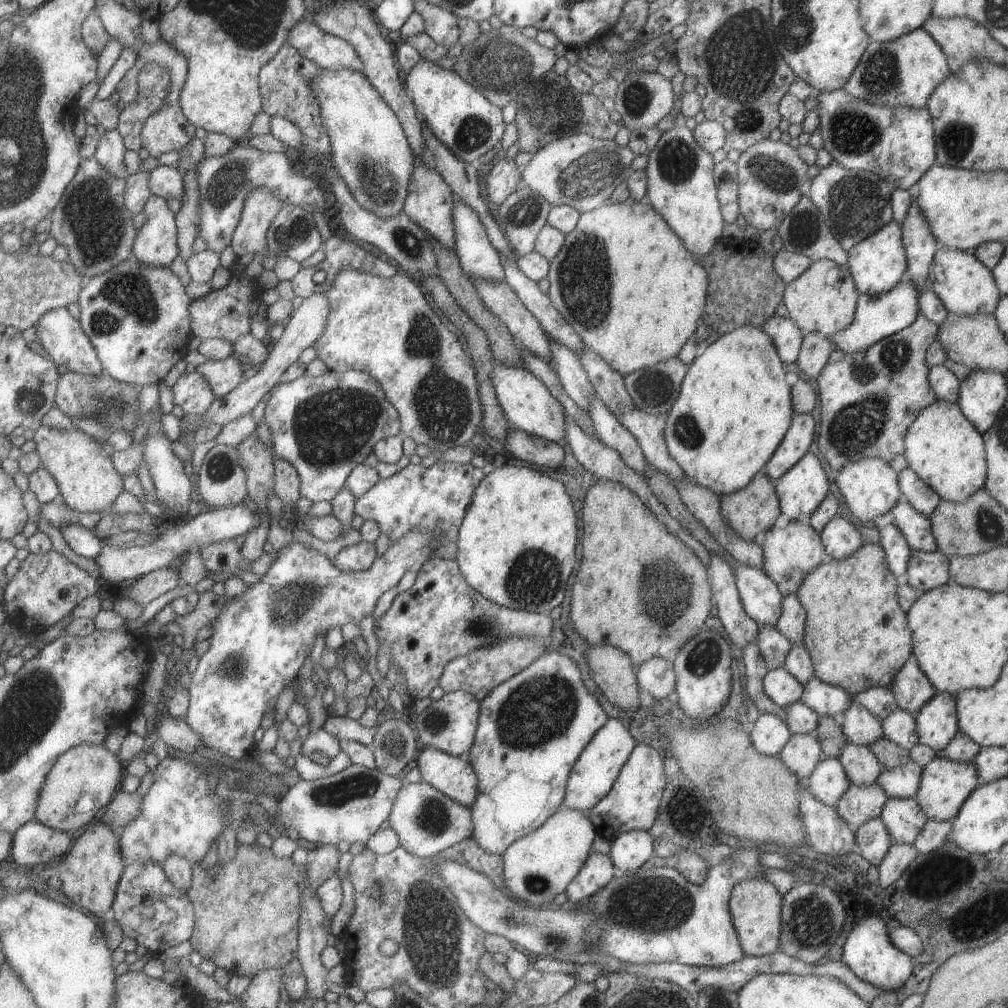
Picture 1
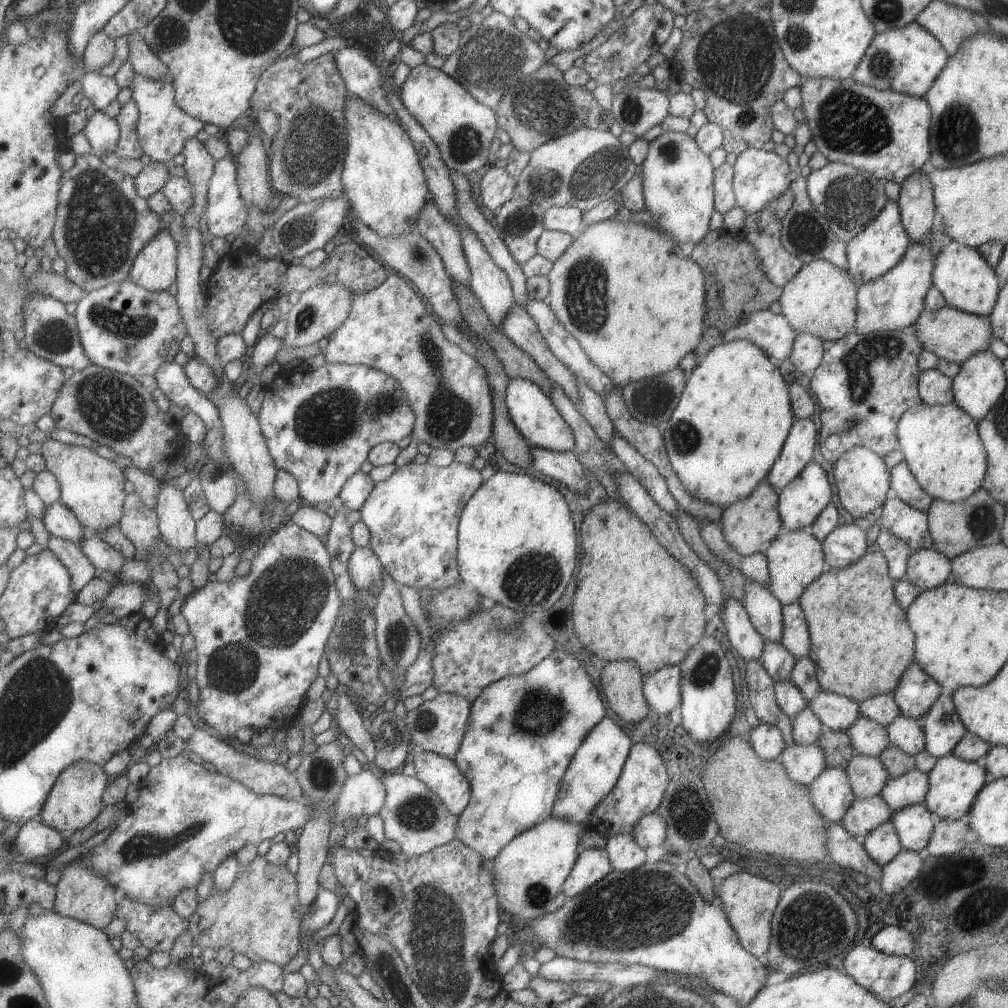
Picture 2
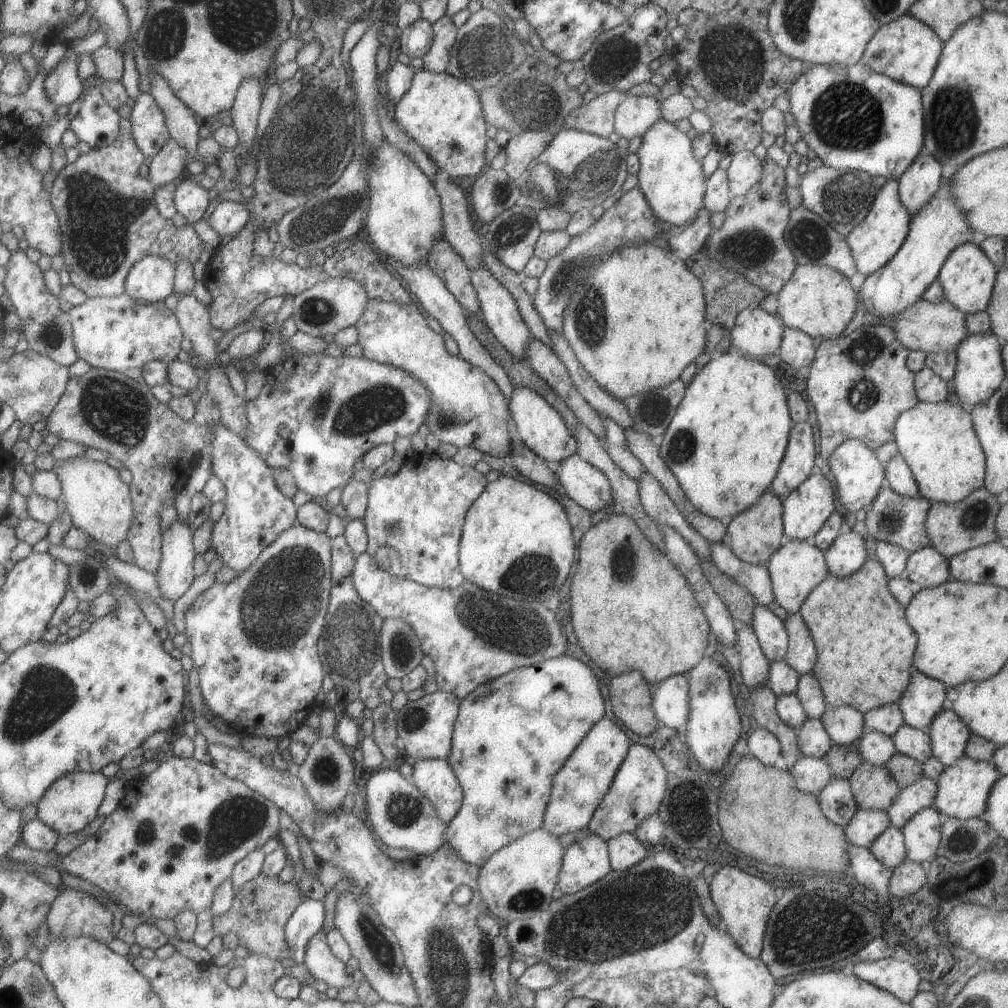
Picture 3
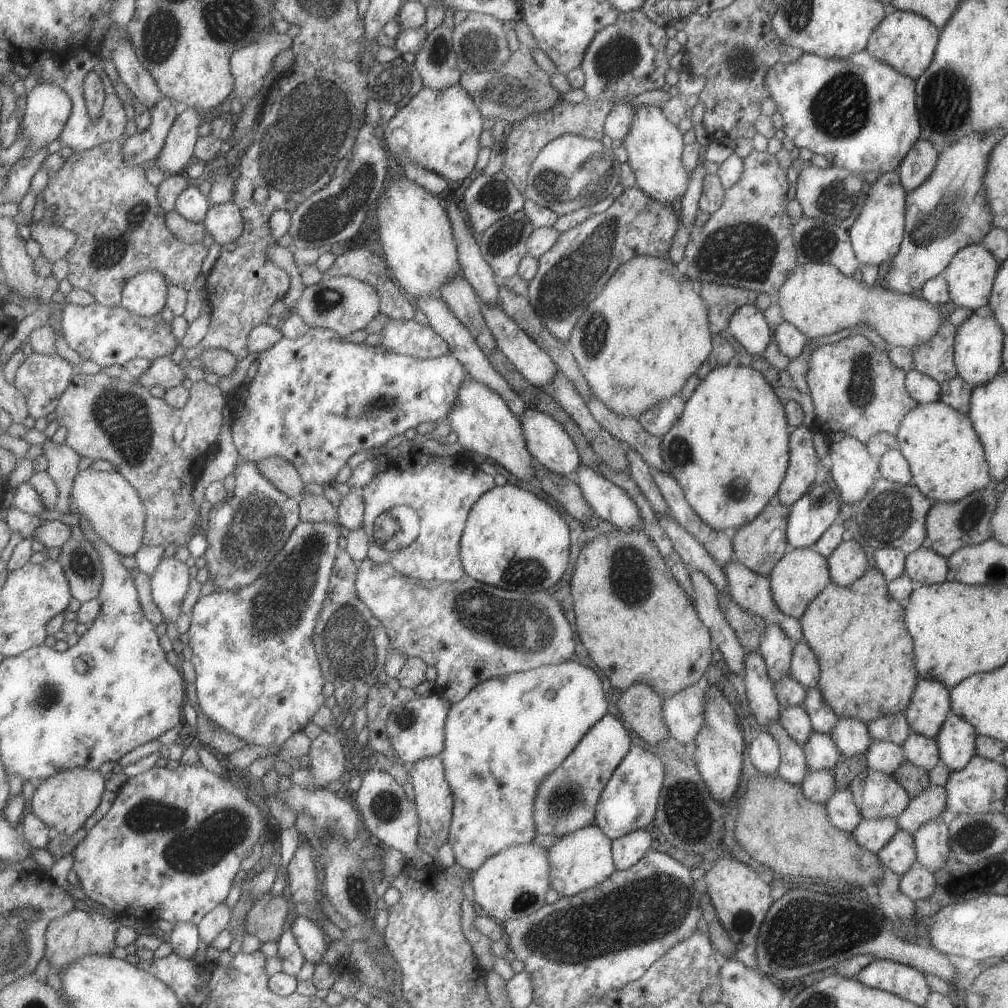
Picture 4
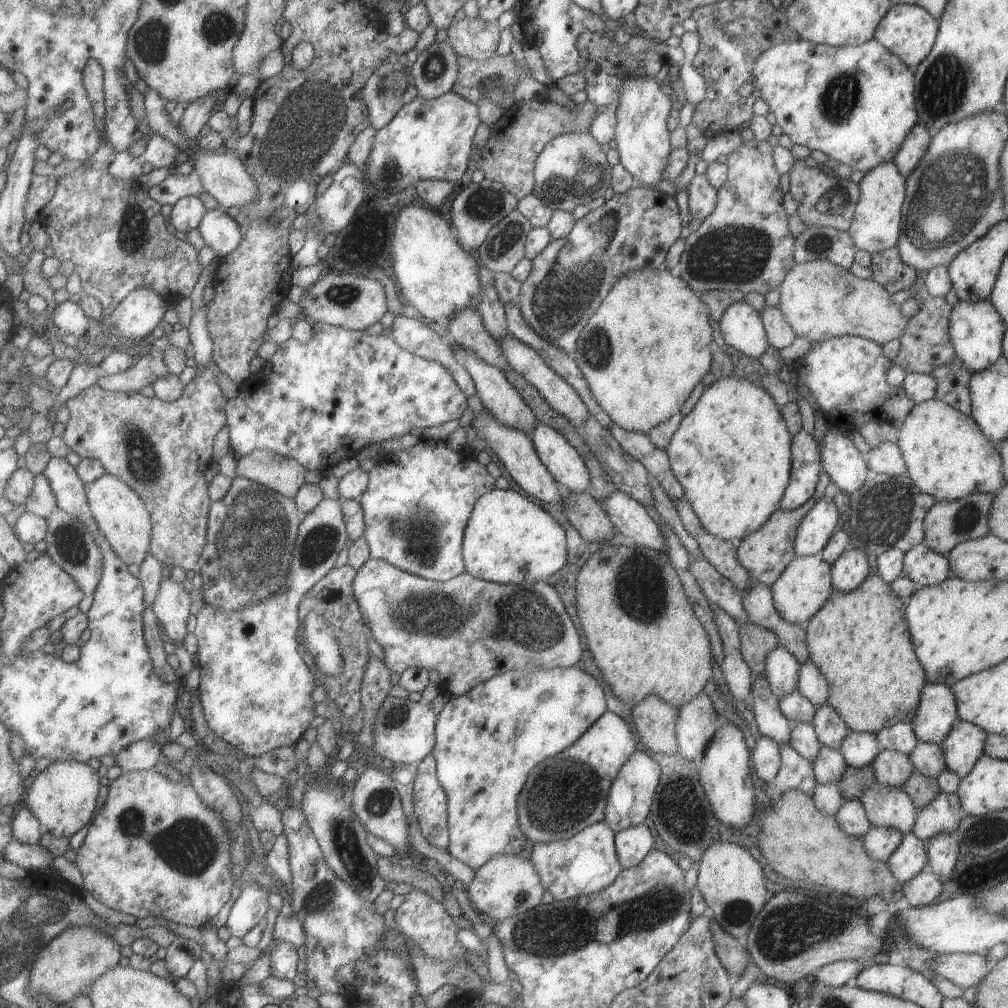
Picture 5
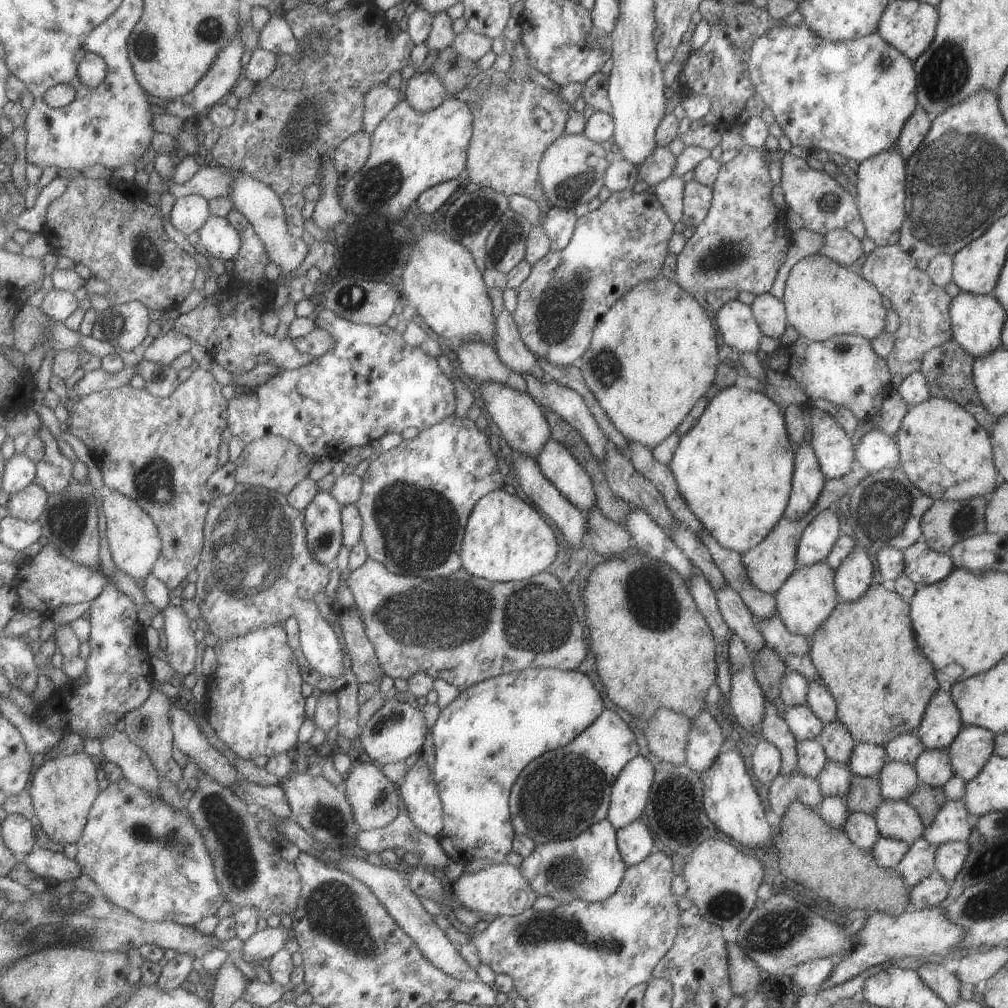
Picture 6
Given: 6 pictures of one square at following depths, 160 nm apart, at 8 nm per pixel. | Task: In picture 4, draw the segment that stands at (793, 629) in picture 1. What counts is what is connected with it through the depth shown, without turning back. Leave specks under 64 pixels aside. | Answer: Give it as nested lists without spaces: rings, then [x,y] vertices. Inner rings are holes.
[[[803,639],[794,643],[792,657],[790,658],[789,676],[808,689],[817,688],[819,673],[815,655],[811,652],[806,640]]]

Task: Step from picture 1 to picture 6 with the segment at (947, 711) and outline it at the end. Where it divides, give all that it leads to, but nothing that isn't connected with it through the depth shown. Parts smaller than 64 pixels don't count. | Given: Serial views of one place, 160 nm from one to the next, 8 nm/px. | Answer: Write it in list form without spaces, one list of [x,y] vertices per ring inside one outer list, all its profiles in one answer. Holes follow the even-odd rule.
[[[963,726],[947,749],[952,771],[968,781],[979,774],[993,755],[994,734],[983,727]]]

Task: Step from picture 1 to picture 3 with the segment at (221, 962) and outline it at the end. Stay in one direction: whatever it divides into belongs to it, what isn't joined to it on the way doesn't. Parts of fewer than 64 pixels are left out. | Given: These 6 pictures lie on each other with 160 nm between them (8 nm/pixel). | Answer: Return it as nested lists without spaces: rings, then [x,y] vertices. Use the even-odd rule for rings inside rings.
[[[261,872],[240,891],[236,891],[234,907],[226,915],[213,917],[213,932],[221,936],[235,932],[240,944],[247,947],[252,954],[264,954],[276,961],[290,958],[286,926],[304,899],[293,880],[283,883],[278,875],[270,877]]]

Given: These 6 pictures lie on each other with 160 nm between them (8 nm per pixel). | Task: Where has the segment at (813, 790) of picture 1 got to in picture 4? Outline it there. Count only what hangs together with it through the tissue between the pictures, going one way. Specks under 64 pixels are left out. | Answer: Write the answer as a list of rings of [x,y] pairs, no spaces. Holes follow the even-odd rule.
[[[848,788],[836,789],[831,798],[826,800],[823,805],[830,823],[836,829],[851,833],[862,819]]]

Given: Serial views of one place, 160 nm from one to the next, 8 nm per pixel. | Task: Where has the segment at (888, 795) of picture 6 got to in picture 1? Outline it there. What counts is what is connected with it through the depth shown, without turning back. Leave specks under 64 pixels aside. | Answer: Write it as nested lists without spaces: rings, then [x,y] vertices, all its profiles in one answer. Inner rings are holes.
[[[852,702],[844,710],[839,724],[846,742],[857,746],[868,747],[884,736],[880,720],[857,703]]]

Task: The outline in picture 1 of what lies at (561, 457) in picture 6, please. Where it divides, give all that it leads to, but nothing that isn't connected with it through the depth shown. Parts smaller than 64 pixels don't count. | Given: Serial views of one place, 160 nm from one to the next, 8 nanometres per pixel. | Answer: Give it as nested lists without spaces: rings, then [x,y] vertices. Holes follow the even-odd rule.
[[[495,362],[490,378],[496,399],[511,427],[563,447],[567,445],[564,431],[567,417],[564,410],[538,378],[525,369],[508,367],[499,362]]]

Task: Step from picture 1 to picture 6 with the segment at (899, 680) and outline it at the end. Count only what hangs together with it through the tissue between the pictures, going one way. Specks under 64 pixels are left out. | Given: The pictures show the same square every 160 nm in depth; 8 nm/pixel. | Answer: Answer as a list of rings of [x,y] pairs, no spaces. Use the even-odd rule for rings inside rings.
[[[937,690],[914,733],[925,749],[947,749],[962,727],[959,711],[949,693]]]

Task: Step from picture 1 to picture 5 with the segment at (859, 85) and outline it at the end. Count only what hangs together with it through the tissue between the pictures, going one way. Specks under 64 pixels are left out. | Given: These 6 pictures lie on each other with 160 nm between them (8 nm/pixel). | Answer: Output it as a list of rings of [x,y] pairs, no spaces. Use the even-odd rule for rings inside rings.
[[[891,4],[881,17],[874,32],[874,39],[891,54],[899,57],[909,68],[915,67],[929,54],[937,34],[938,21],[929,12],[917,5]]]

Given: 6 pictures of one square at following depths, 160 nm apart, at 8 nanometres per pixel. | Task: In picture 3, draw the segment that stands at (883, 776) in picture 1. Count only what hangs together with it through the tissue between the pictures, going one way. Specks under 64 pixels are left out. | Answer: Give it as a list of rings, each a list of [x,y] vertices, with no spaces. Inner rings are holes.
[[[925,776],[900,789],[893,804],[885,811],[890,824],[901,829],[916,812],[933,806],[936,790],[936,782]]]

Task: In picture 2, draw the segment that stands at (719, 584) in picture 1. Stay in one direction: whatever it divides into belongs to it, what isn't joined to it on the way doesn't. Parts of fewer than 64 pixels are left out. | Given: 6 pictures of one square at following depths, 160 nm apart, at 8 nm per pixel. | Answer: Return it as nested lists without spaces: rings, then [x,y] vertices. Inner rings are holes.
[[[725,598],[721,612],[729,644],[745,662],[761,662],[764,640],[753,628],[744,605],[734,598]]]

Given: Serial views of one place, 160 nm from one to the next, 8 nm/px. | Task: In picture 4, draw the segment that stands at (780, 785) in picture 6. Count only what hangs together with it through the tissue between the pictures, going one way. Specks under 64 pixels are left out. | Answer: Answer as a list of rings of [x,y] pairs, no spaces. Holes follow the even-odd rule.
[[[779,722],[770,723],[763,730],[769,733],[778,744],[780,752],[778,777],[785,782],[800,785],[809,771],[802,746],[785,732],[783,725]]]

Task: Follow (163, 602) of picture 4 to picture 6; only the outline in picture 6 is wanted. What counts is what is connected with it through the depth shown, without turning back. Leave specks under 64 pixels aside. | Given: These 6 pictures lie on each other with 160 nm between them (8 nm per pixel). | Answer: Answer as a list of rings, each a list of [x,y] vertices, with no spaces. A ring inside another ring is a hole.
[[[168,605],[163,610],[165,637],[167,638],[166,661],[188,680],[197,675],[197,640],[191,630],[191,619],[181,607]]]

